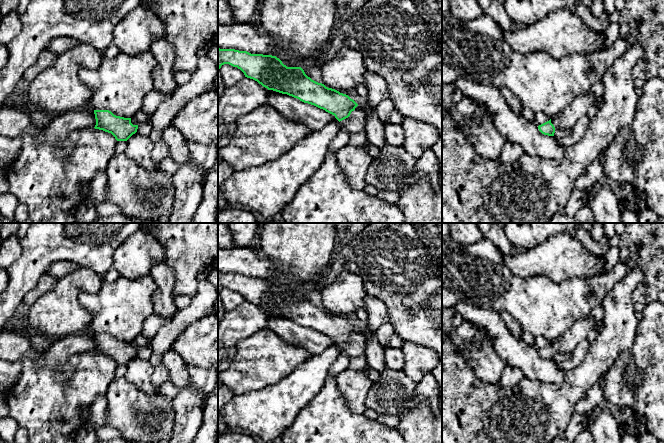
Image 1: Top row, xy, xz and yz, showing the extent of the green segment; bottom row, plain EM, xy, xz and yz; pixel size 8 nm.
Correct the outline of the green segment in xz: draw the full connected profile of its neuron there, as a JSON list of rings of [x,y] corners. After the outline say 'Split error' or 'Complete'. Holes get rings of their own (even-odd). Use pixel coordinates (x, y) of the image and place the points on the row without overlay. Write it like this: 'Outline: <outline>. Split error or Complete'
Outline: [[[218,272],[218,294],[229,288],[268,314],[287,318],[335,340],[350,358],[366,357],[365,336],[348,319],[308,301],[301,291],[287,291],[276,280]]]. Split error

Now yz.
Outline: [[[588,316],[576,321],[557,341],[539,349],[538,353],[548,360],[554,360],[558,354],[572,353],[576,346],[587,338],[592,328],[600,332],[603,328],[603,320],[596,321]]]. Split error

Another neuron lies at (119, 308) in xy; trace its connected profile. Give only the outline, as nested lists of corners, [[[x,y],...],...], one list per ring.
[[[151,275],[129,279],[120,276],[114,282],[102,281],[100,290],[95,294],[81,292],[79,303],[92,315],[89,331],[93,334],[109,334],[114,339],[133,342],[142,332],[144,321],[153,314],[153,295],[157,288]]]

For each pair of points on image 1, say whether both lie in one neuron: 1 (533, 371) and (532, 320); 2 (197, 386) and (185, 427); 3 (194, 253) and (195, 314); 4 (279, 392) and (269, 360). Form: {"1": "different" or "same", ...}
{"1": "different", "2": "same", "3": "different", "4": "different"}

